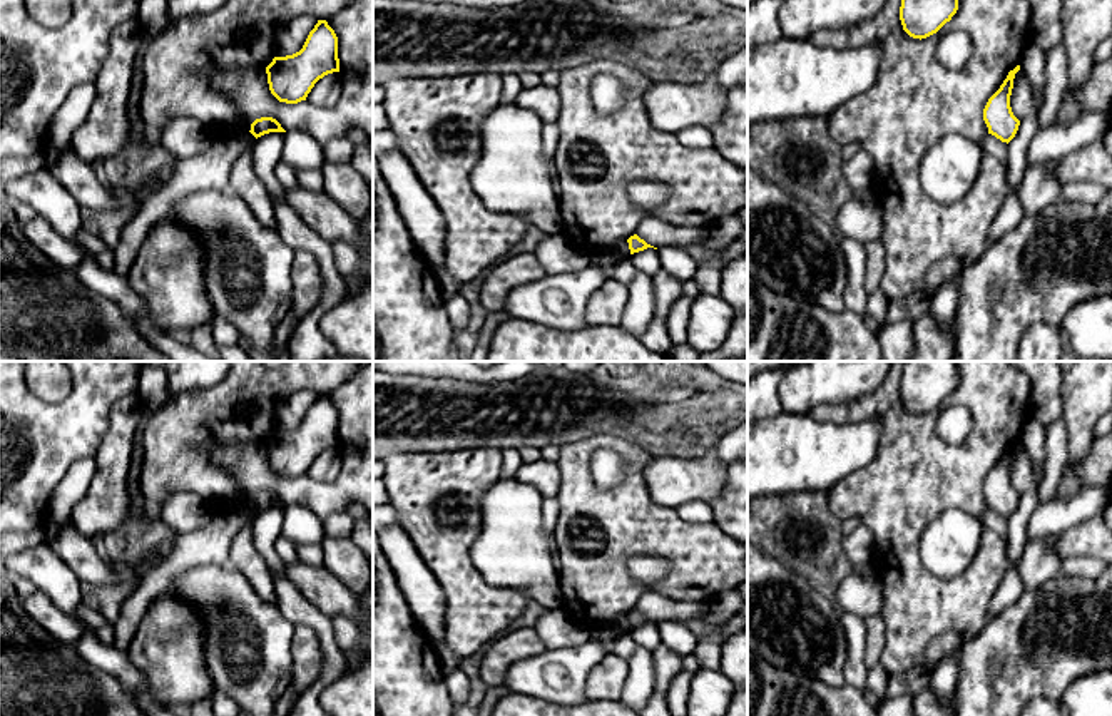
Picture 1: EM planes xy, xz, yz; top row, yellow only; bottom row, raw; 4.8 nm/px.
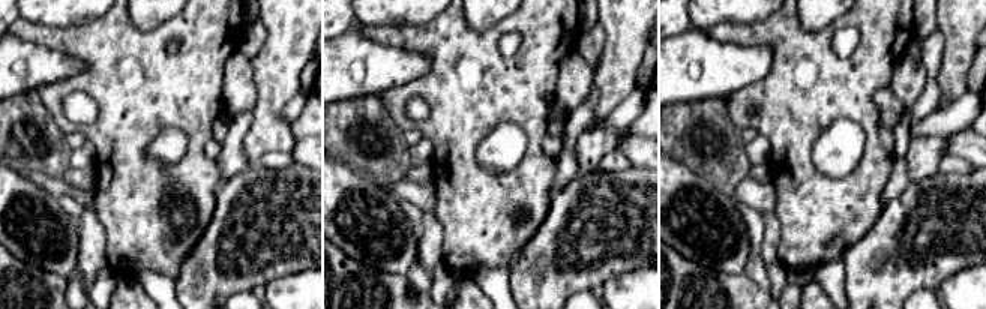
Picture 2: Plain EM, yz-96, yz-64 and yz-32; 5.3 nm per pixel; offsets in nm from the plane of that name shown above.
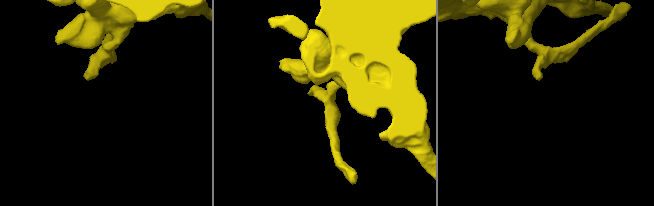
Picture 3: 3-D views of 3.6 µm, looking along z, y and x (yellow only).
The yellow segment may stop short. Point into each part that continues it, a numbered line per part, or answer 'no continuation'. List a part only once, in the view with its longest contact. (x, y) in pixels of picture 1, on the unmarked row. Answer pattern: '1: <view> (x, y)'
no continuation

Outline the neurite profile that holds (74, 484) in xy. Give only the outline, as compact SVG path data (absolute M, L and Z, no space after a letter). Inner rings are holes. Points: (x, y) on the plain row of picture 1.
M94 457L79 458L69 467L67 473L54 488L48 500L47 515L54 524L64 525L70 522L72 510L75 504L85 495L94 473Z

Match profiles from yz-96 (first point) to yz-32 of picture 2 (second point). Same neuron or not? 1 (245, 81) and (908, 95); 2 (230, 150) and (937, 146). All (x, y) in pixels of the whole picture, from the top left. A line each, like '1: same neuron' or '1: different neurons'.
1: same neuron
2: different neurons

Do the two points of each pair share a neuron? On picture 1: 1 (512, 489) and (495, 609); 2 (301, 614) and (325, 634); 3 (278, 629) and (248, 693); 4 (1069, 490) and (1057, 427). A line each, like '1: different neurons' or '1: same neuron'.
1: different neurons
2: same neuron
3: same neuron
4: different neurons

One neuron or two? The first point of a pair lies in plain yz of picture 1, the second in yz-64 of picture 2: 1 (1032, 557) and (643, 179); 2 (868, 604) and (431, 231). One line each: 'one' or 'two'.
1: two
2: two

